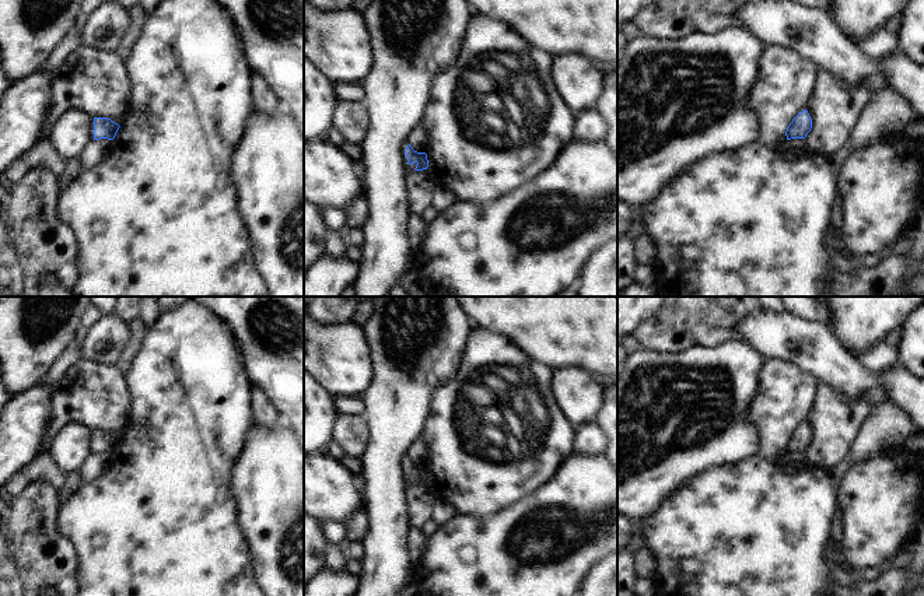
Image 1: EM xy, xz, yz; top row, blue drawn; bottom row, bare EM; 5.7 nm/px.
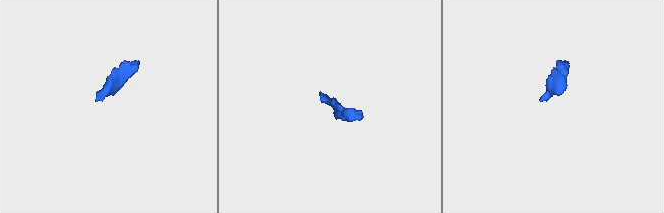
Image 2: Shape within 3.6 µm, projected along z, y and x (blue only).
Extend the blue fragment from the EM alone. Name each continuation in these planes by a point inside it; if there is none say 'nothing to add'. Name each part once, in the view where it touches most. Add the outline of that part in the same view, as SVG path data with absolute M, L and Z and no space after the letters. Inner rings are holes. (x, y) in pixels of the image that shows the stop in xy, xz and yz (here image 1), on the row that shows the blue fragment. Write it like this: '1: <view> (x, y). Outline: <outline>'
nothing to add

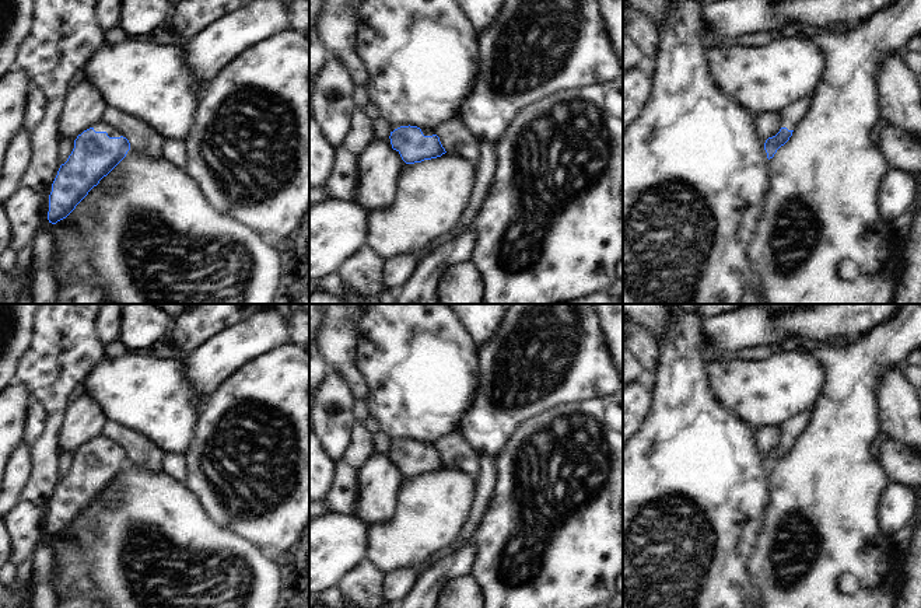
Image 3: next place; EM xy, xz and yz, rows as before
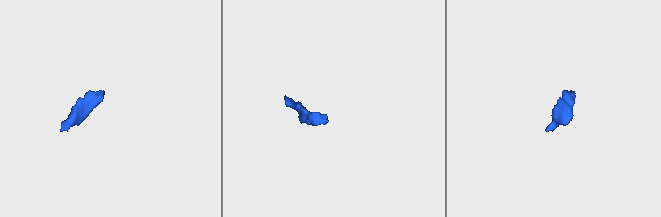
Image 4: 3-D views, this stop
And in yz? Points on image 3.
1: yz (792, 115). Outline: M801 101L798 104L794 104L788 106L784 113L784 123L782 127L787 127L788 130L794 130L796 125L803 119L806 112L810 109L812 102L809 101Z

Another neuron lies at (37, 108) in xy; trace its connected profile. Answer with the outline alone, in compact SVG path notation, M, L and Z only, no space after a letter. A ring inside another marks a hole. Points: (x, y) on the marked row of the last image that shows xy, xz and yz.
M34 85L31 99L27 105L27 130L34 133L42 125L46 111L49 108L49 98L43 88Z

